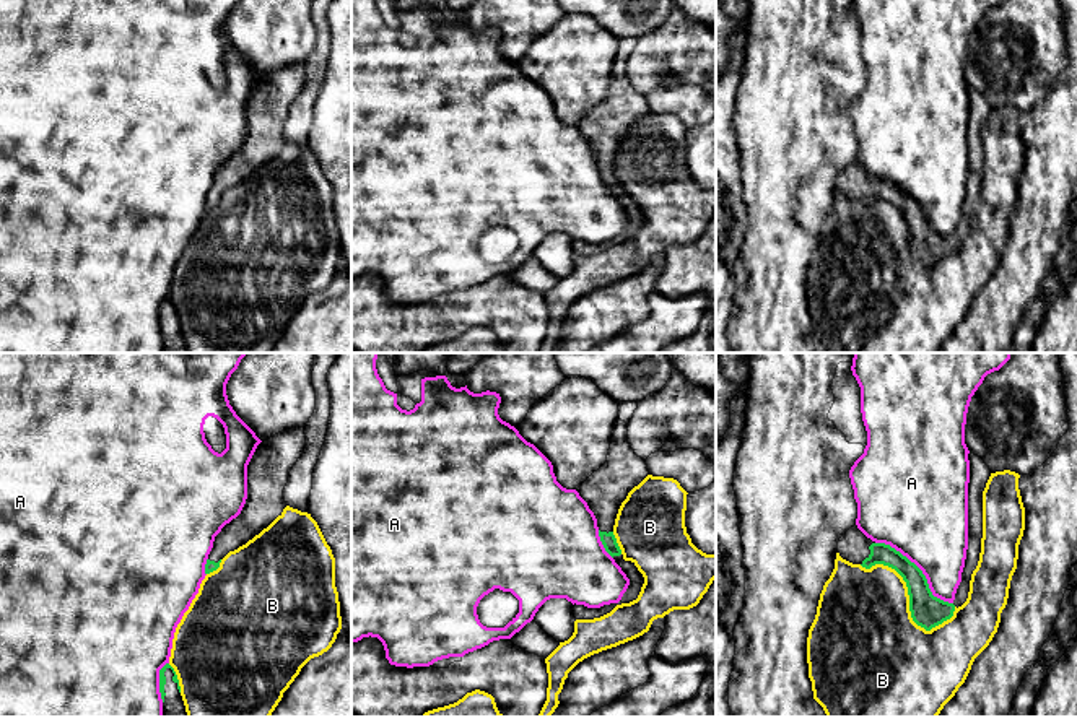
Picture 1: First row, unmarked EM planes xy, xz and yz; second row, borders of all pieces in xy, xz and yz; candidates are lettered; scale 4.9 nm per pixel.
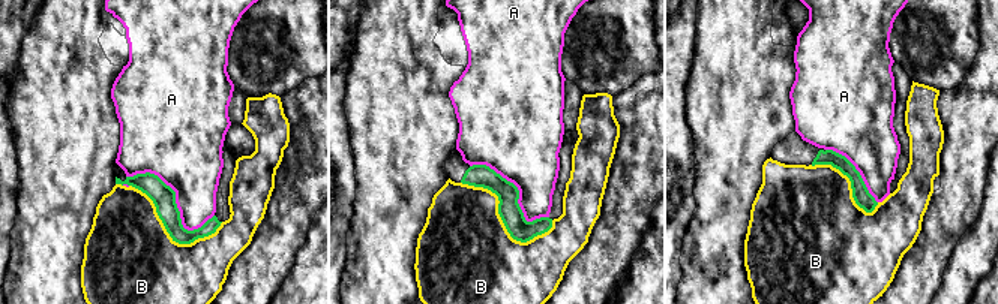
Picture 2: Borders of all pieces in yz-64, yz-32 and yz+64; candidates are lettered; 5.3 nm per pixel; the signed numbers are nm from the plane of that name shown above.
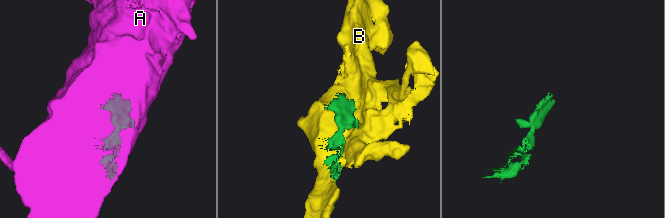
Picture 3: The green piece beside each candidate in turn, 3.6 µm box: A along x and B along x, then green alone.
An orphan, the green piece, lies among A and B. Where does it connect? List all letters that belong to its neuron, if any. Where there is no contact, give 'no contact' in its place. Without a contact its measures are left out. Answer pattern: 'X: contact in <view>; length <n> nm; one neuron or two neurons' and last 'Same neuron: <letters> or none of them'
A: contact in yz; length 500 nm; two neurons
B: contact in yz; length 550 nm; two neurons
Same neuron: none of them

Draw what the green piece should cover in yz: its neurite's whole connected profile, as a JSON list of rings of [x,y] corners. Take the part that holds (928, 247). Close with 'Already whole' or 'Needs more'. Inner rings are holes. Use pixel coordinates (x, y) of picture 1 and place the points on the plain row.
[[[857,161],[839,174],[836,185],[843,195],[866,205],[875,200],[895,205],[906,218],[911,254],[926,267],[953,252],[955,241],[932,231],[926,211],[914,198],[890,180],[872,177]]]. Needs more

